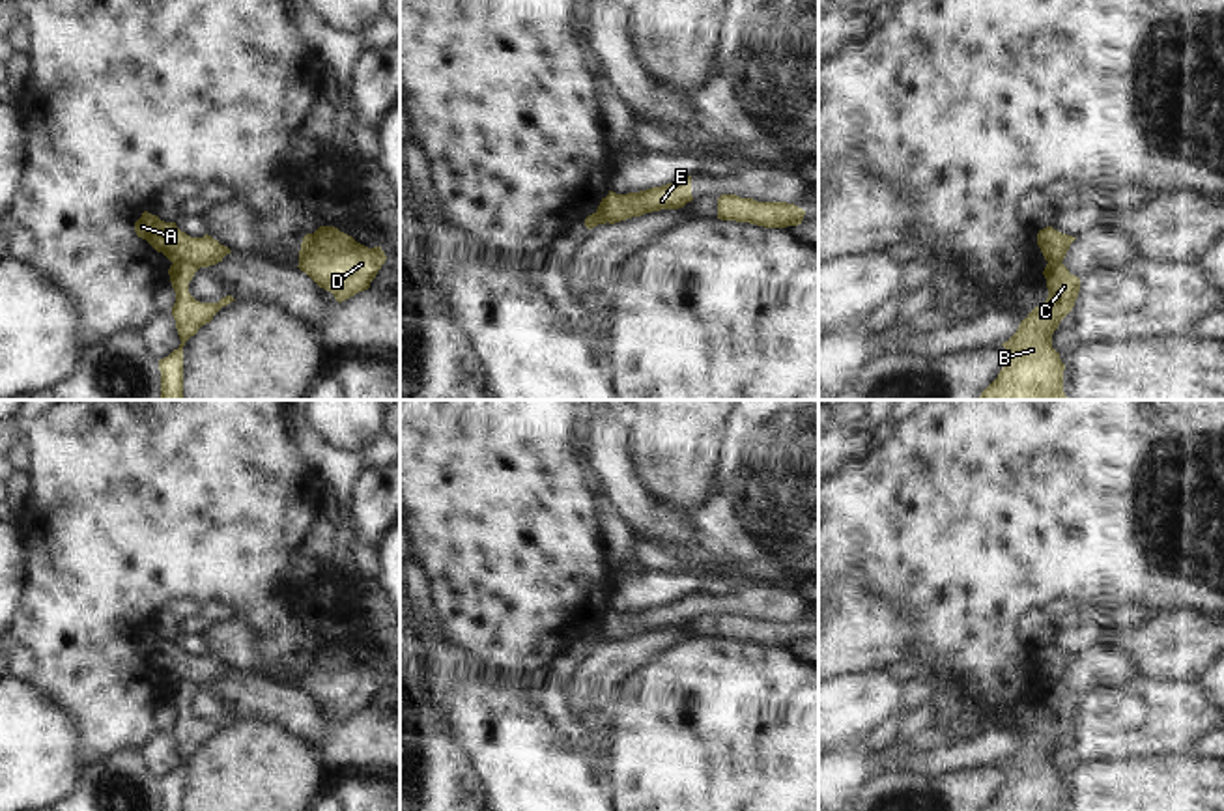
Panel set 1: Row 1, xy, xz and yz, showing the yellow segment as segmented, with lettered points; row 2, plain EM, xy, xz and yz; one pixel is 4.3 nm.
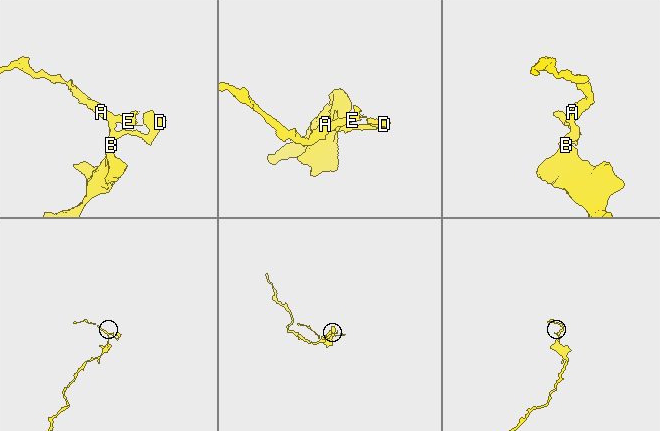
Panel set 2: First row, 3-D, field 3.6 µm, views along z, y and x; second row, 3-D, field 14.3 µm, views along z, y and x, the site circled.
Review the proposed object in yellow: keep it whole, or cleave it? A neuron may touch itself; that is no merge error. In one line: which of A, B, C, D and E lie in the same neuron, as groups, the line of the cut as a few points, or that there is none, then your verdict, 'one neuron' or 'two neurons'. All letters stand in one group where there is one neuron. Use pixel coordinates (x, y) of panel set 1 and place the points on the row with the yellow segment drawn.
A E / B C D | xy (172, 262), (187, 262), (199, 268) | two neurons

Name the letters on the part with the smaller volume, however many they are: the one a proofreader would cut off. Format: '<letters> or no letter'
A, E.

